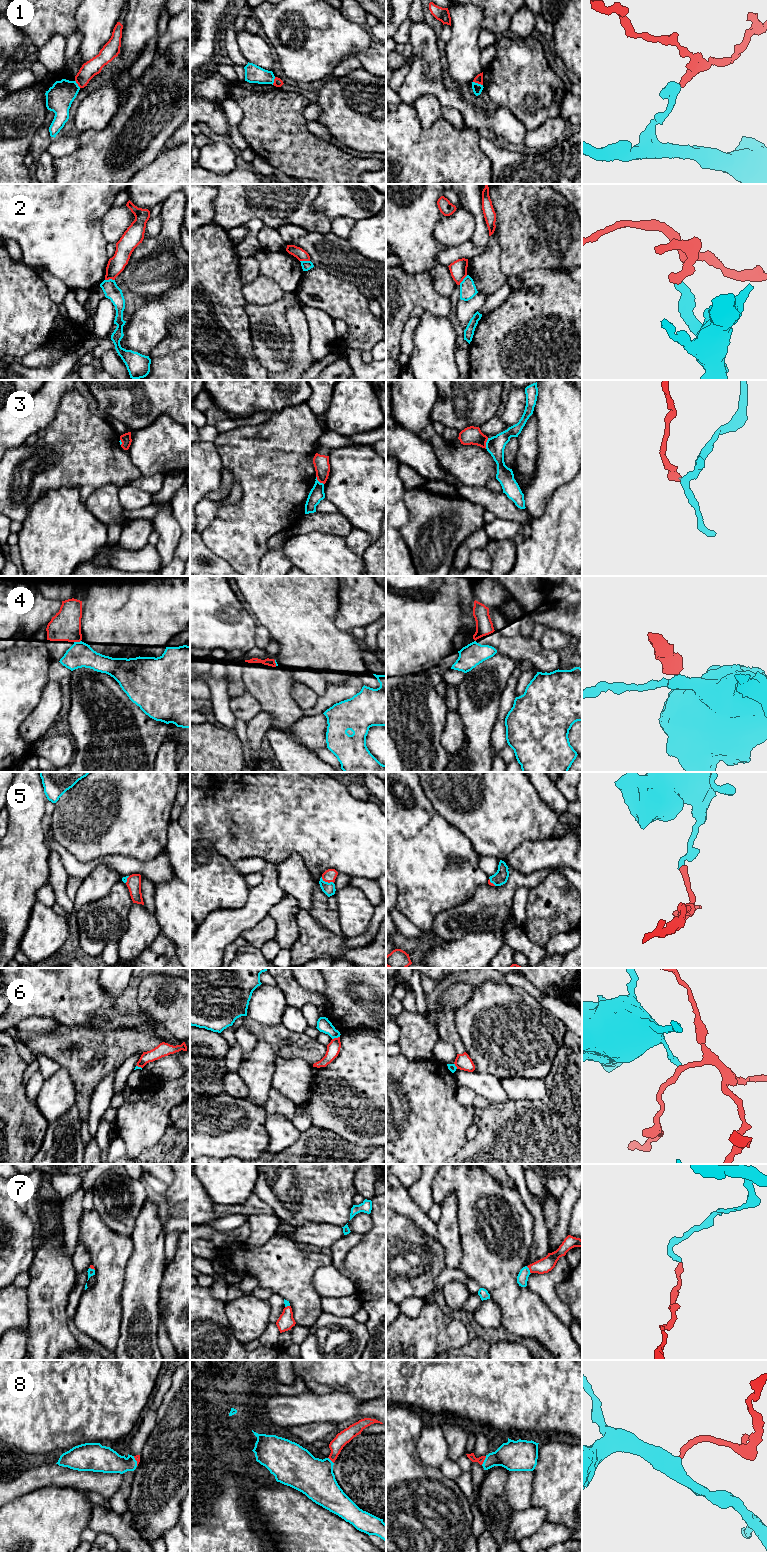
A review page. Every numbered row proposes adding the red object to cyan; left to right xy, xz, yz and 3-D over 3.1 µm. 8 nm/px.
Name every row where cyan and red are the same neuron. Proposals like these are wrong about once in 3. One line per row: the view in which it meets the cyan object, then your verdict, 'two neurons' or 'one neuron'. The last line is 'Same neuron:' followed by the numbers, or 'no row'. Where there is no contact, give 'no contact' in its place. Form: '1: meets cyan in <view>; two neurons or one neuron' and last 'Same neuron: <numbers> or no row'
1: meets cyan in yz; two neurons
2: meets cyan in xy; two neurons
3: meets cyan in yz; two neurons
4: meets cyan in xy; two neurons
5: meets cyan in xz; one neuron
6: meets cyan in xz; two neurons
7: meets cyan in yz; one neuron
8: meets cyan in yz; one neuron
Same neuron: 5, 7, 8

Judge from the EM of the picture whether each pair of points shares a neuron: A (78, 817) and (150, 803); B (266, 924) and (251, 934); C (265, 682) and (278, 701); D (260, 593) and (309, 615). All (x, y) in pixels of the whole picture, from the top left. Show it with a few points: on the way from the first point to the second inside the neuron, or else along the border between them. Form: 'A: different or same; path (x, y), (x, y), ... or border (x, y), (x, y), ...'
A: same; path (96, 817), (121, 808), (126, 803), (132, 803)
B: same; path (262, 928), (255, 934)
C: same; path (270, 687), (275, 696)
D: same; path (272, 595), (289, 595), (297, 603)

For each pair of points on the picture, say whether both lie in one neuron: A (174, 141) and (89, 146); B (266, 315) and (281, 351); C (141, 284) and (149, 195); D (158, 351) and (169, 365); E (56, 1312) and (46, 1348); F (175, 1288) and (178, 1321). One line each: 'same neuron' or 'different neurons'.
A: different neurons
B: same neuron
C: different neurons
D: different neurons
E: same neuron
F: same neuron

